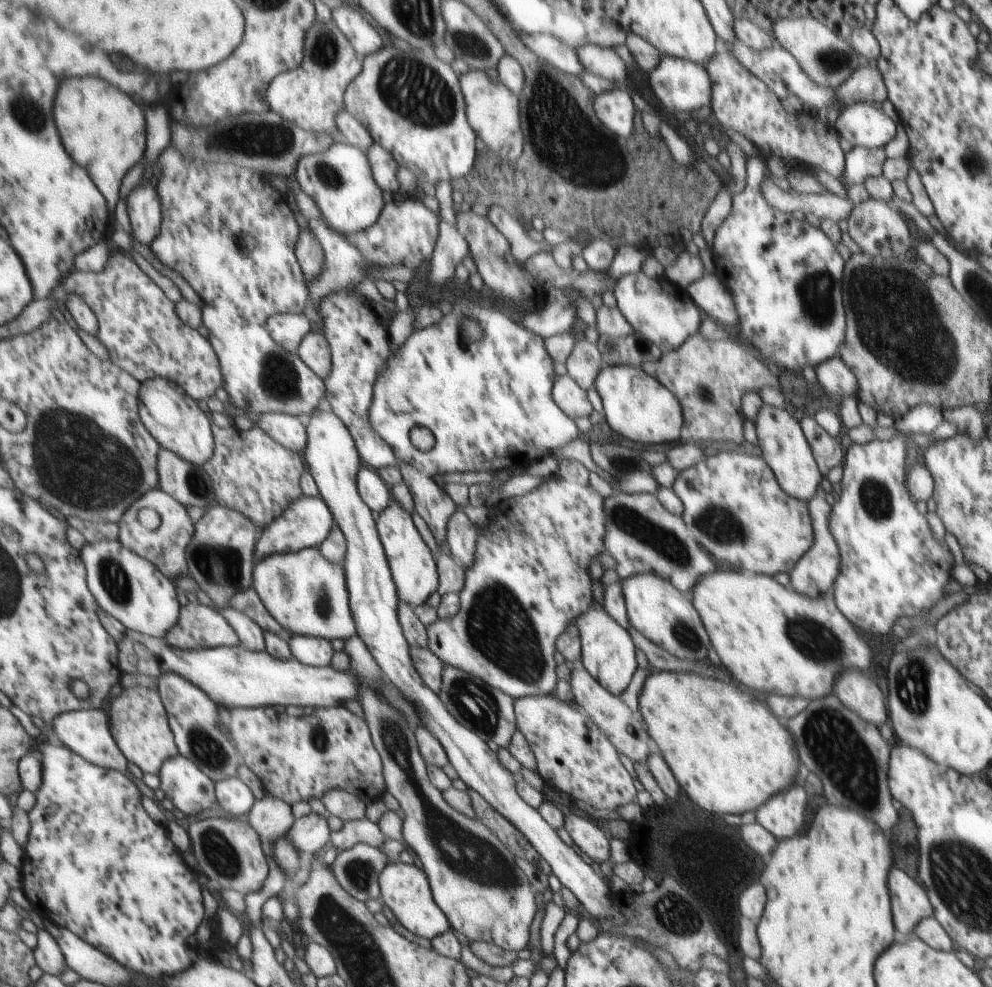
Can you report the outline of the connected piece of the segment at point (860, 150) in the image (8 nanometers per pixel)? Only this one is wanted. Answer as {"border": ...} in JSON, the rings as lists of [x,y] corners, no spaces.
{"border":[[[853,147],[846,162],[846,178],[841,183],[847,189],[850,184],[863,184],[868,176],[883,176],[883,166],[887,159],[885,148]]]}

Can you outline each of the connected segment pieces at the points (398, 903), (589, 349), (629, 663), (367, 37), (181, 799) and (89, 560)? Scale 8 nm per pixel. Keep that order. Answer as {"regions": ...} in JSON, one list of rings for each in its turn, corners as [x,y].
{"regions":[[[[401,861],[389,863],[379,875],[381,890],[380,902],[388,906],[402,927],[416,936],[432,941],[448,931],[448,920],[444,912],[436,906],[430,894],[430,886],[426,874],[416,868],[414,864],[405,864]]],[[[586,339],[575,342],[565,364],[568,369],[567,375],[584,391],[595,386],[596,378],[604,368],[597,346]]],[[[593,600],[586,610],[582,610],[582,614],[578,614],[574,624],[578,626],[581,634],[581,660],[585,670],[613,694],[622,694],[628,688],[632,674],[636,670],[636,650],[632,636],[596,600]]],[[[342,5],[332,10],[333,20],[335,20],[350,37],[350,42],[357,49],[357,53],[362,57],[367,54],[378,52],[385,46],[376,28],[364,18],[362,12],[358,12],[354,7]]],[[[184,754],[166,760],[160,778],[166,797],[188,816],[198,816],[207,808],[220,806],[217,783]]],[[[119,538],[87,543],[82,552],[89,572],[89,585],[98,603],[126,628],[164,638],[178,625],[183,608],[179,588],[154,562],[126,548]]]]}

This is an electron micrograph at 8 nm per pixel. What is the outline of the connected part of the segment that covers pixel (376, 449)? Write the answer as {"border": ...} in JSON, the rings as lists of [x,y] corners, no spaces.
{"border":[[[355,290],[328,296],[320,312],[324,319],[324,333],[333,351],[334,368],[325,380],[332,408],[348,424],[363,464],[376,470],[397,465],[396,452],[372,430],[369,416],[380,371],[390,358],[389,334],[386,332],[388,323],[380,324],[378,316],[370,314],[372,308],[366,297]]]}

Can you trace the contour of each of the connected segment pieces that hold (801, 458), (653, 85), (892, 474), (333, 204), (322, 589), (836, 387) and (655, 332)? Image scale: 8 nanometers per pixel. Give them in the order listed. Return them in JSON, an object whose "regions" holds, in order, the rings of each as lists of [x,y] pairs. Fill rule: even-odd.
{"regions":[[[[762,404],[754,425],[758,436],[758,445],[762,450],[765,462],[769,464],[774,475],[777,476],[778,484],[782,490],[786,494],[790,494],[792,498],[800,498],[808,504],[821,492],[820,482],[823,475],[820,473],[814,456],[812,456],[812,450],[806,442],[806,438],[804,438],[804,432],[798,424],[799,420],[792,418],[784,410],[786,409]]],[[[662,55],[658,66],[647,72],[650,89],[670,114],[694,112],[704,106],[712,106],[713,80],[705,64],[697,64],[686,59]]],[[[920,405],[916,409],[907,413],[905,417],[893,420],[894,426],[898,429],[898,434],[892,440],[880,441],[878,438],[873,439],[866,444],[852,444],[848,448],[846,456],[844,456],[844,476],[840,481],[842,494],[840,499],[832,504],[833,515],[829,526],[832,528],[834,539],[837,540],[838,550],[841,551],[841,574],[838,574],[837,581],[833,587],[834,598],[838,600],[838,608],[842,610],[842,614],[846,614],[846,618],[850,618],[850,622],[854,622],[860,630],[870,632],[870,634],[888,634],[892,624],[902,618],[902,616],[912,616],[912,610],[918,614],[922,614],[924,610],[930,610],[938,603],[944,594],[944,586],[950,578],[950,570],[952,570],[952,552],[948,545],[940,544],[932,534],[932,528],[928,526],[926,518],[916,510],[910,492],[906,490],[904,482],[906,482],[906,452],[908,452],[908,442],[910,441],[910,433],[932,433],[943,421],[943,413],[938,409],[928,405]]],[[[347,141],[336,142],[321,154],[306,156],[295,176],[300,188],[318,202],[323,220],[339,233],[350,235],[372,228],[384,212],[382,190],[373,178],[368,155]]],[[[320,547],[298,553],[270,554],[268,558],[255,562],[252,586],[262,596],[267,610],[292,636],[328,638],[340,645],[357,634],[346,568],[326,558]]],[[[839,354],[822,365],[818,365],[816,376],[818,382],[822,384],[822,390],[826,388],[833,395],[854,398],[858,394],[858,380],[852,370],[844,364]]],[[[642,271],[636,272],[636,274],[618,276],[616,284],[614,284],[614,296],[616,296],[617,308],[621,311],[621,314],[632,324],[635,333],[639,333],[661,348],[663,354],[681,349],[684,343],[700,330],[704,317],[697,304],[692,302],[688,296],[686,296],[686,300],[676,298],[676,290],[676,285],[666,278],[648,278]]]]}

